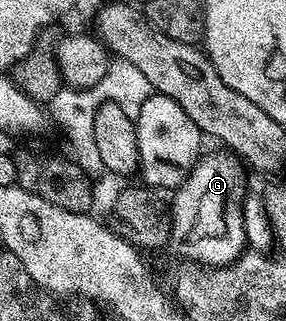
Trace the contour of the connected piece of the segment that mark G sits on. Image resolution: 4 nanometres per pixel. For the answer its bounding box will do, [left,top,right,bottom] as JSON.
[169,150,248,268]

